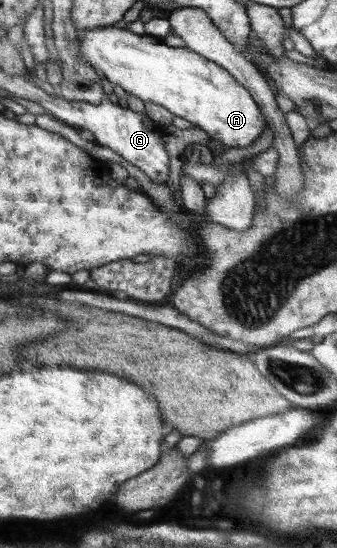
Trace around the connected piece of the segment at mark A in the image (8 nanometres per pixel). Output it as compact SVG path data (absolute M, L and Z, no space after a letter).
M115 26L88 28L79 33L77 31L74 45L77 46L80 57L112 85L120 85L126 93L136 95L142 101L152 101L156 105L162 105L174 116L187 119L192 125L204 129L206 134L216 142L228 145L228 147L248 147L265 129L264 125L267 121L250 92L239 81L236 81L227 69L216 65L191 49L171 47L161 38L138 35L130 29Z

